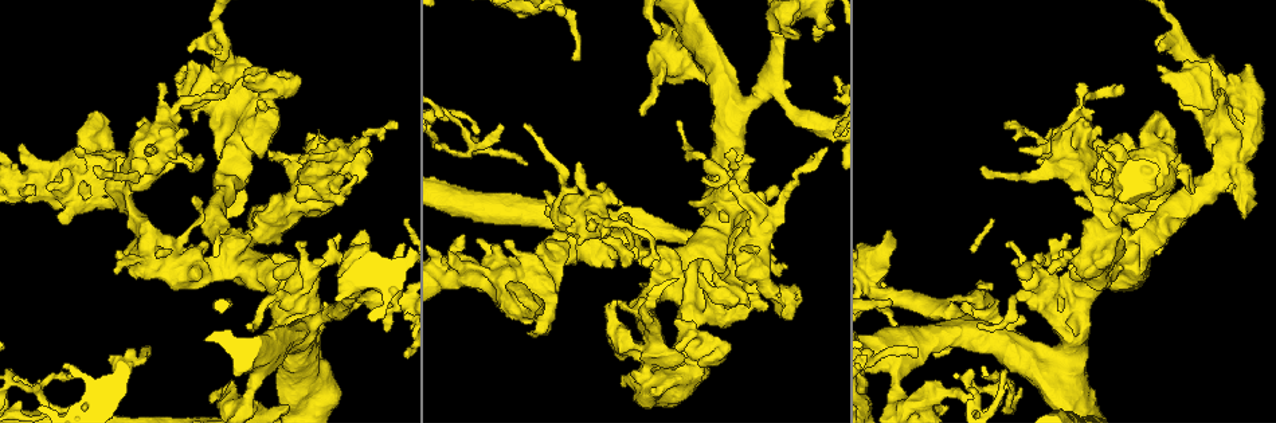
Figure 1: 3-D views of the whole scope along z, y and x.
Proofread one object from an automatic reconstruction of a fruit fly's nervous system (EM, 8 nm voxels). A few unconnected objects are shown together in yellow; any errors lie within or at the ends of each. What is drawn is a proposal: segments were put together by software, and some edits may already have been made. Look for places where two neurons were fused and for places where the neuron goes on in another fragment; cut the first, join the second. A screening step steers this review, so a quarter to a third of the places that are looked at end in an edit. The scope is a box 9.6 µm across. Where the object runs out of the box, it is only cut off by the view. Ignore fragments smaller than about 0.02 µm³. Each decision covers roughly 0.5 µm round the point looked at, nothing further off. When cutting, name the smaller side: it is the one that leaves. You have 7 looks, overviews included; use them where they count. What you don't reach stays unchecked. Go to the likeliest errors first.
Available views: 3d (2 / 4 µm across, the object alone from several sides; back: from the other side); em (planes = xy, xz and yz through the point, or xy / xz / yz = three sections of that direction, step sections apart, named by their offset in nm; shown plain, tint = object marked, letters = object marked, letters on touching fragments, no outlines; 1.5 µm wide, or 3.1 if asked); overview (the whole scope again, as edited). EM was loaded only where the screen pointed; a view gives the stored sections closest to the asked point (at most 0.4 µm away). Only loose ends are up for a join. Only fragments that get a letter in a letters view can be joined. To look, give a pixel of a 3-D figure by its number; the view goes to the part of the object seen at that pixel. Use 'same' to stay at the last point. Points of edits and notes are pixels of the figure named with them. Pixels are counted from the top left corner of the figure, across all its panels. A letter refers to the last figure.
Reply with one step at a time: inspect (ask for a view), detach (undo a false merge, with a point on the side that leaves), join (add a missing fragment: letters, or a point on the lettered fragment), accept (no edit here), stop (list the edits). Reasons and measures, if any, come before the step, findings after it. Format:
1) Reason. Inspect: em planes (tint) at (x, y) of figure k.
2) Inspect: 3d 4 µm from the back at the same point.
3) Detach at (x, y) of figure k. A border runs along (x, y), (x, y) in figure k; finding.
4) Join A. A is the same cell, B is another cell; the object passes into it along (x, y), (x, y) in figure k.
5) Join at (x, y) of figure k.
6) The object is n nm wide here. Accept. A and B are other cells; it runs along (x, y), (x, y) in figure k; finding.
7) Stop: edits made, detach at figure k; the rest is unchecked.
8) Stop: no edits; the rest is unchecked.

Thin end. Inspect: em xz step 4 (tint) at (500, 122) of figure 1.

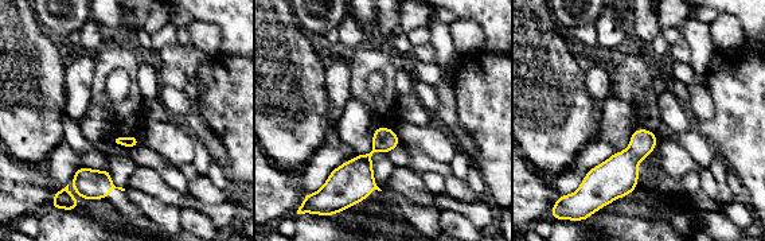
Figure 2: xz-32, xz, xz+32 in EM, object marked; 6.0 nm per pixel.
Inspect: em xz step 4 (letters) at the same point.

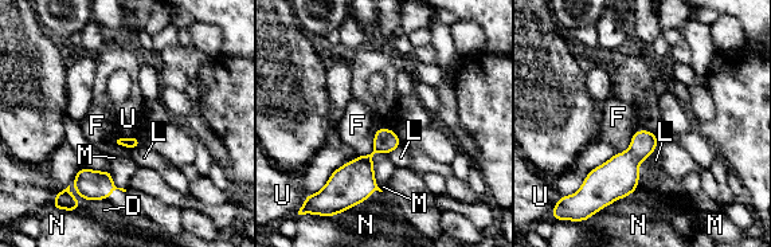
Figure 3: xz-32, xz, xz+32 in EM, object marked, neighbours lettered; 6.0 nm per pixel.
Accept. D, F, L, M, N and U are other cells; a border runs along (139, 136), (116, 140) in figure 3; no lettered fragment goes on from it.

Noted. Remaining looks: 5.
Tapers out. Inspect: em planes (tint) at (397, 128) of figure 1.

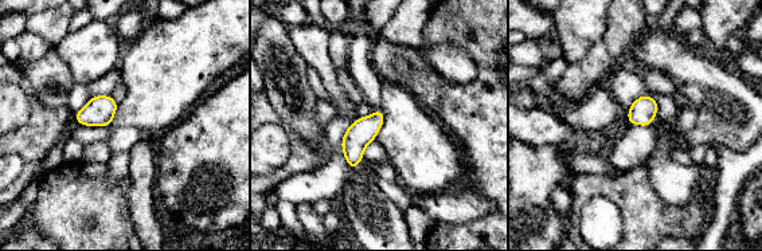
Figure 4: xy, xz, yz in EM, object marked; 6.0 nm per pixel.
Inspect: em planes (letters) at the same point.

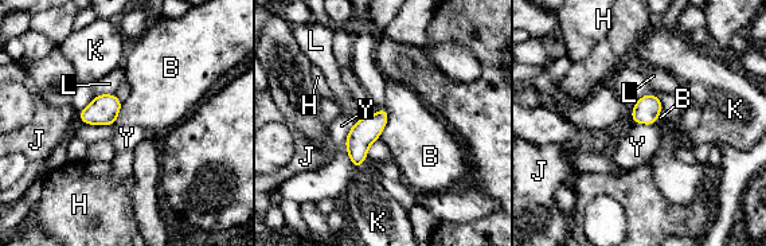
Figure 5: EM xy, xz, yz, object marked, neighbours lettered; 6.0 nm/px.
The longest contact is with B, 190 nm. Accept. B, H, J, K, L and Y are other cells; a border runs along (632, 121), (655, 125) in figure 5; none of them fits.

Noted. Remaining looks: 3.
Sudden change in width. Inspect: 3d 2 µm at (210, 109) of figure 1.

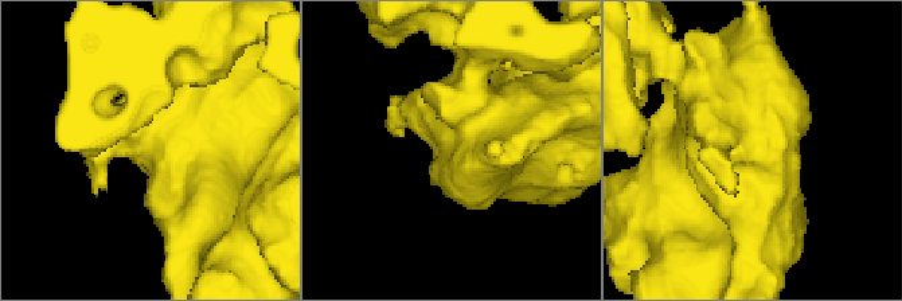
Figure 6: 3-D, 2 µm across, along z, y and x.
Need the tissue. Inspect: em planes (tint) at (784, 136) of figure 6.

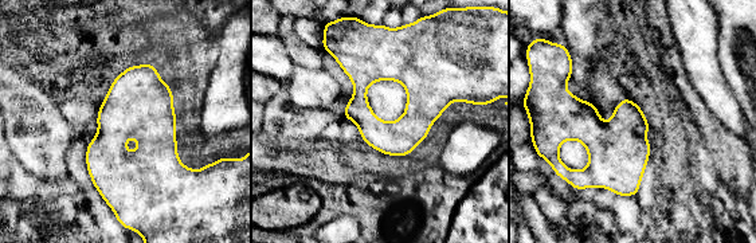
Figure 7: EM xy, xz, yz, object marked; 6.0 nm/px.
What lies round it. Inspect: em planes (letters) at the same point.

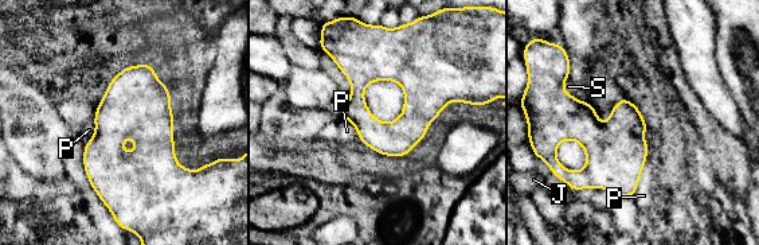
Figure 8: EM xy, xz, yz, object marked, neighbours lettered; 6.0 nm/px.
Accept. J, P and S are other cells; a border runs along (648, 151), (634, 195) in figure 8; one neuron here.

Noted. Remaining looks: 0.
Stop: no edits; the rest is unchecked.

